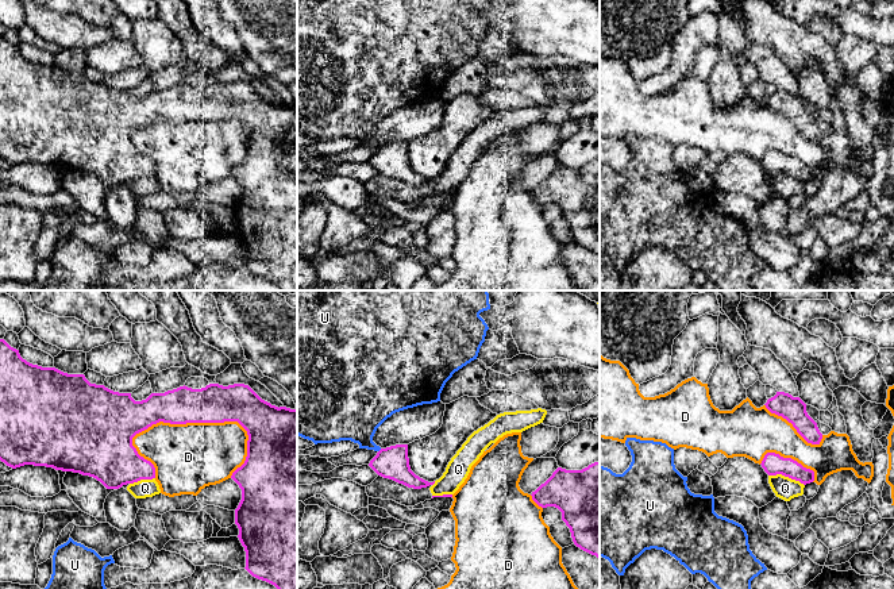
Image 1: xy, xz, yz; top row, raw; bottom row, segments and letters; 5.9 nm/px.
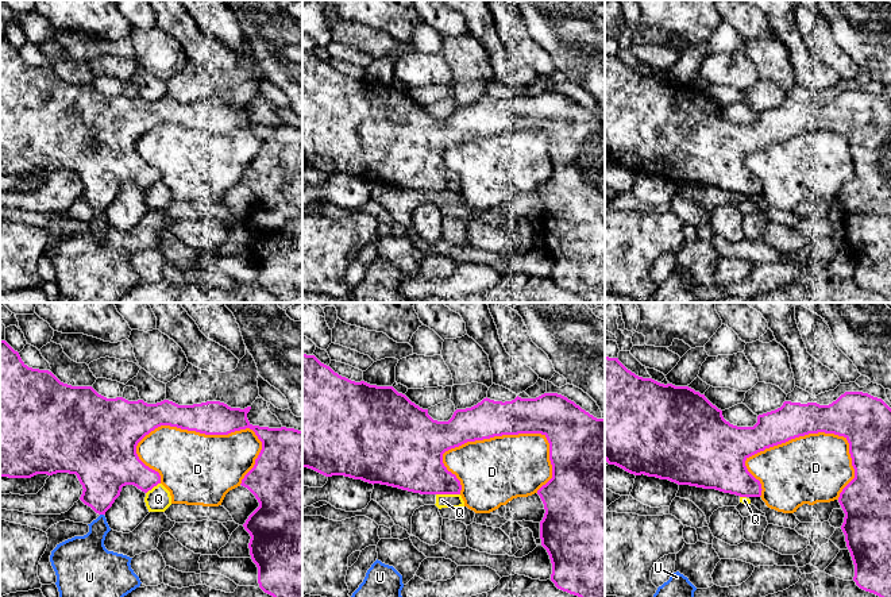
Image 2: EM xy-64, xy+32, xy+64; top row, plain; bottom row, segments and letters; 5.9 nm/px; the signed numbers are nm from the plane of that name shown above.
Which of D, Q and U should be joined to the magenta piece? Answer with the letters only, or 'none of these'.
none of these

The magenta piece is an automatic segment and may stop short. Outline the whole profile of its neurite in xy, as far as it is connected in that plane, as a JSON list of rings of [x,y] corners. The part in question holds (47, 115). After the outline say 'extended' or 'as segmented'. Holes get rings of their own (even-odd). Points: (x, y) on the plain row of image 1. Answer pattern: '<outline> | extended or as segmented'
[[[0,36],[0,158],[7,163],[16,166],[34,162],[80,170],[96,176],[107,186],[153,177],[155,165],[138,151],[132,135],[159,119],[170,122],[238,119],[247,128],[246,158],[231,173],[242,186],[242,197],[235,207],[235,222],[246,249],[244,266],[253,274],[274,282],[281,290],[297,290],[297,107],[271,103],[244,81],[228,84],[209,81],[201,86],[184,82],[135,99],[131,91],[119,91],[104,82],[90,81],[84,72],[68,72],[55,65],[32,62],[20,54],[19,47]]] | as segmented

